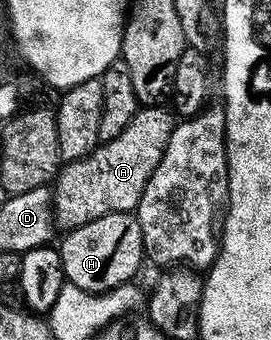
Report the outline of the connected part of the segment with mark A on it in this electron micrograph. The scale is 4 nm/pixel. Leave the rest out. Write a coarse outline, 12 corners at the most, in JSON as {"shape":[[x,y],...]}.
{"shape":[[143,106],[116,140],[65,163],[54,220],[69,232],[137,211],[176,118]]}

